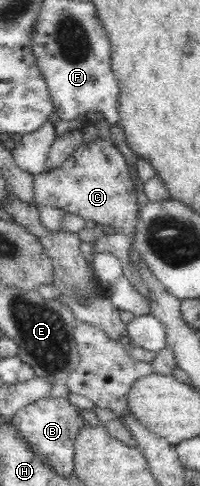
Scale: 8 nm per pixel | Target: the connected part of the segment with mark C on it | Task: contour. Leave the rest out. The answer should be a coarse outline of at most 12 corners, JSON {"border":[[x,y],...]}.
{"border":[[110,139],[33,175],[34,202],[134,241],[137,192]]}

